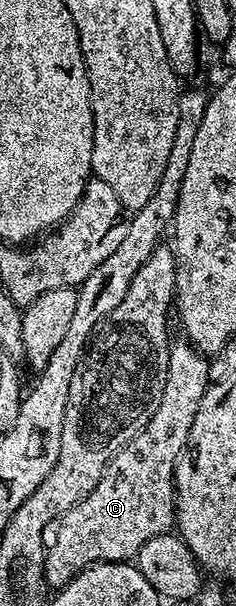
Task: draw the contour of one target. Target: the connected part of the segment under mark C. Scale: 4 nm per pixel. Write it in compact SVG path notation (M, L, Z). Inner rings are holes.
M179 339L172 344L169 351L169 367L165 375L165 391L161 395L161 403L157 403L157 411L153 411L153 419L145 423L145 427L125 447L121 447L113 455L113 459L105 467L97 487L81 499L69 511L57 515L43 532L43 548L57 553L57 565L63 569L63 579L68 585L82 569L94 565L96 561L130 562L137 551L149 543L157 535L168 532L175 524L175 464L183 450L187 448L187 437L191 434L193 419L197 415L197 407L205 395L208 384L209 361L194 345Z

